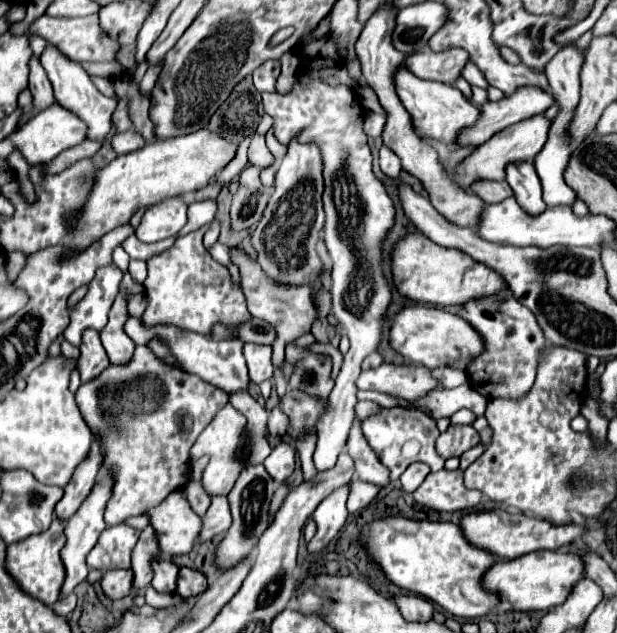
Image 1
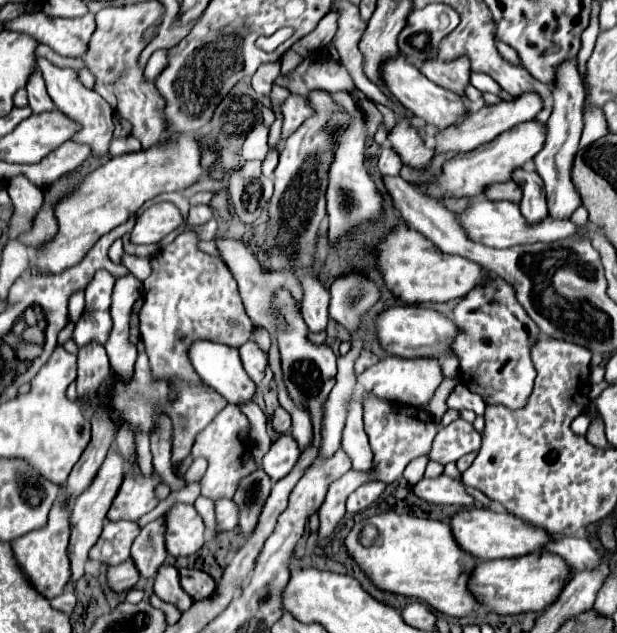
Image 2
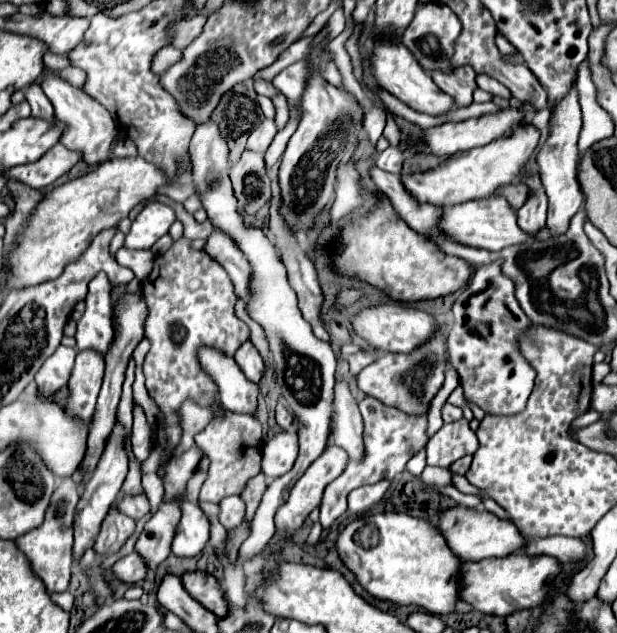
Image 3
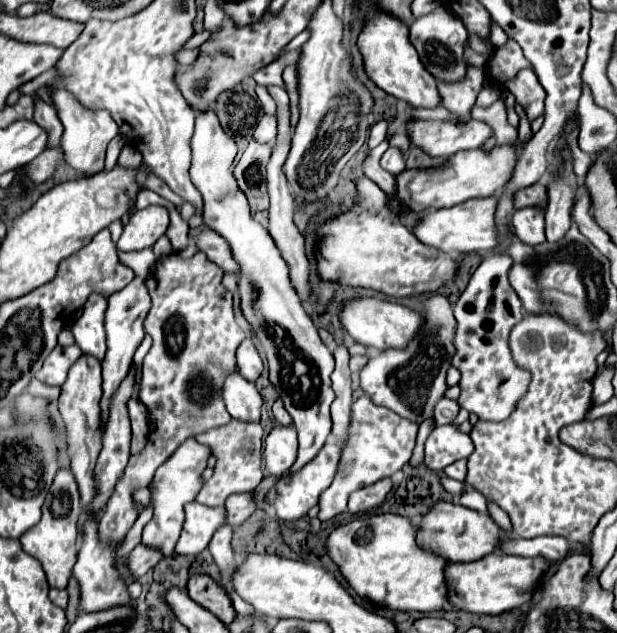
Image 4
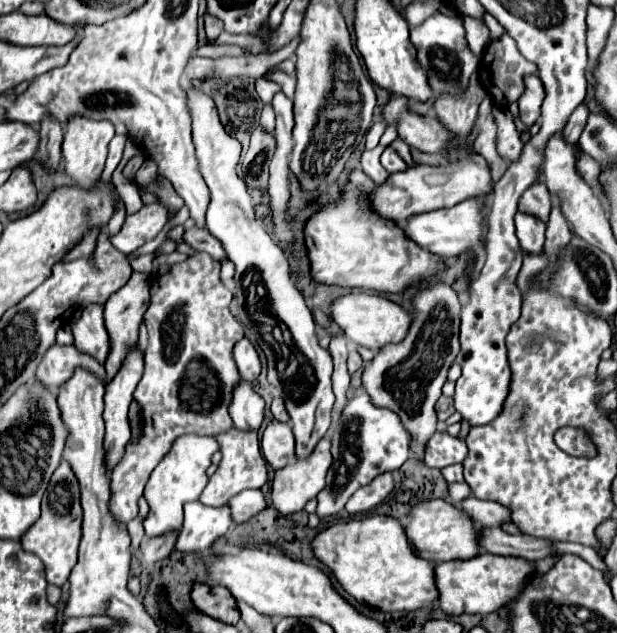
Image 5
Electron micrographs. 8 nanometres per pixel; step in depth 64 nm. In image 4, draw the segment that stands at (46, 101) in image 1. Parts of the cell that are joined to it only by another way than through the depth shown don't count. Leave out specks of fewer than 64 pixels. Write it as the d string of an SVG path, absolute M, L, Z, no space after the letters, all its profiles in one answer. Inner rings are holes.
M36 104L36 112L34 112L34 122L38 126L42 126L48 132L48 148L56 148L60 142L60 136L64 132L62 122L56 114L54 108L50 108L50 104Z

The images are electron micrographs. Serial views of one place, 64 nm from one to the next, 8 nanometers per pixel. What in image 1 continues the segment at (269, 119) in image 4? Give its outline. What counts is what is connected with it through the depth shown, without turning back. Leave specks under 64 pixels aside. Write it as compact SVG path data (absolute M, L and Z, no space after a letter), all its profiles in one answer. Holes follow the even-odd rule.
M254 132L252 134L252 140L250 140L250 146L248 146L248 162L250 164L258 164L260 168L266 168L274 162L274 156L270 154L270 150L266 148L266 142L264 142L264 136Z

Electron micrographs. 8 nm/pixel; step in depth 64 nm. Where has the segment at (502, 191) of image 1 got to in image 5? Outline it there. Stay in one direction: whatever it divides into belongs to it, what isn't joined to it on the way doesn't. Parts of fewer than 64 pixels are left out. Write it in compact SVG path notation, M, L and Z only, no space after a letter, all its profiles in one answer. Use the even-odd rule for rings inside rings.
M542 182L532 184L522 194L518 210L524 214L530 214L530 216L536 216L542 222L548 222L548 216L552 210L552 200L550 200L550 192L546 190L546 184L542 184Z

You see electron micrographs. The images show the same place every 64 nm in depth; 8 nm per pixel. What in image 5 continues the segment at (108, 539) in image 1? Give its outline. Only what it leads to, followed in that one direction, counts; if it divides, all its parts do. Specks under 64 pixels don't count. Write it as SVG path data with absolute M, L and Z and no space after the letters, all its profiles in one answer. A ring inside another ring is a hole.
M202 252L152 280L152 302L144 314L148 328L146 368L134 390L134 400L142 408L142 434L136 442L126 444L122 460L110 474L114 512L124 524L138 516L138 498L146 480L170 450L174 436L186 432L216 436L232 428L228 406L232 390L242 382L234 368L232 348L244 336L244 330L230 312L230 300L232 292L220 280L220 262Z

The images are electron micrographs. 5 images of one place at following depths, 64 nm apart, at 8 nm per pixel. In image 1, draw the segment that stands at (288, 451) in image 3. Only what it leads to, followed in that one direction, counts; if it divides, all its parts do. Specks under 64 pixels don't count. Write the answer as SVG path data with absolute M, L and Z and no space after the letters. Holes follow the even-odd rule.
M282 440L272 448L272 454L264 460L264 468L276 482L282 482L294 472L296 464L294 458L296 458L296 448L292 446L292 442Z

